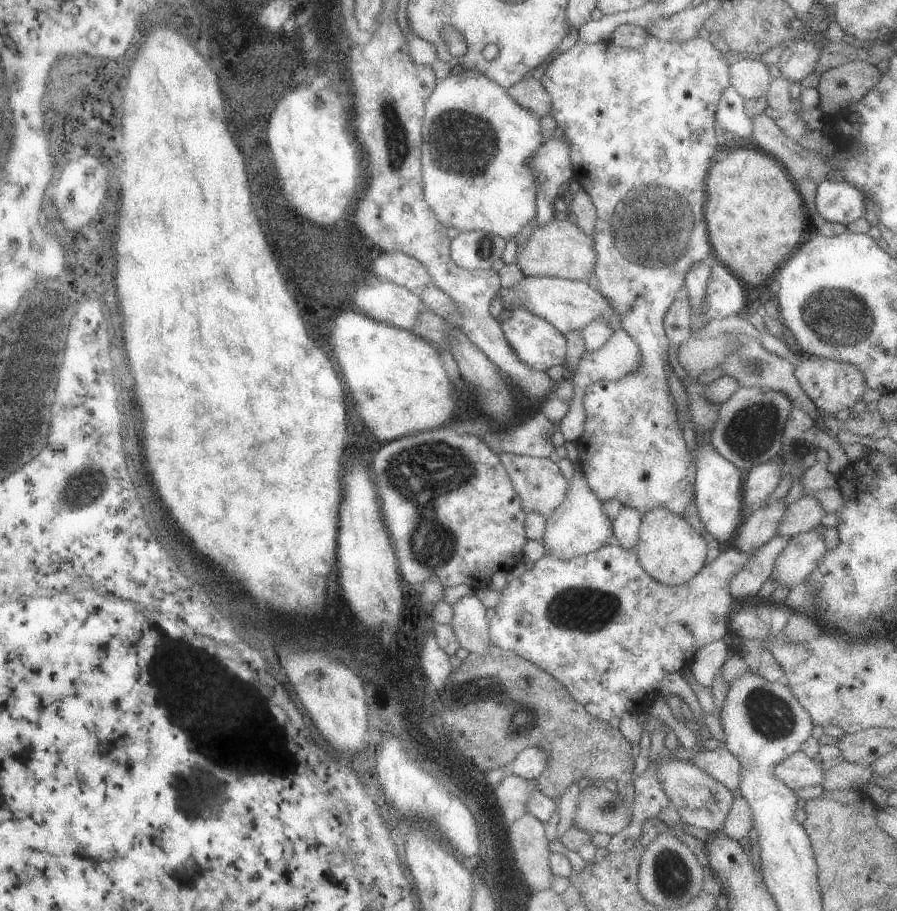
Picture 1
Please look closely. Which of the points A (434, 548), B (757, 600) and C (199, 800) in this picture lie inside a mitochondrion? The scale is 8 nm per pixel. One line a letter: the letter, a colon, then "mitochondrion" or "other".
A: mitochondrion
B: other
C: mitochondrion

